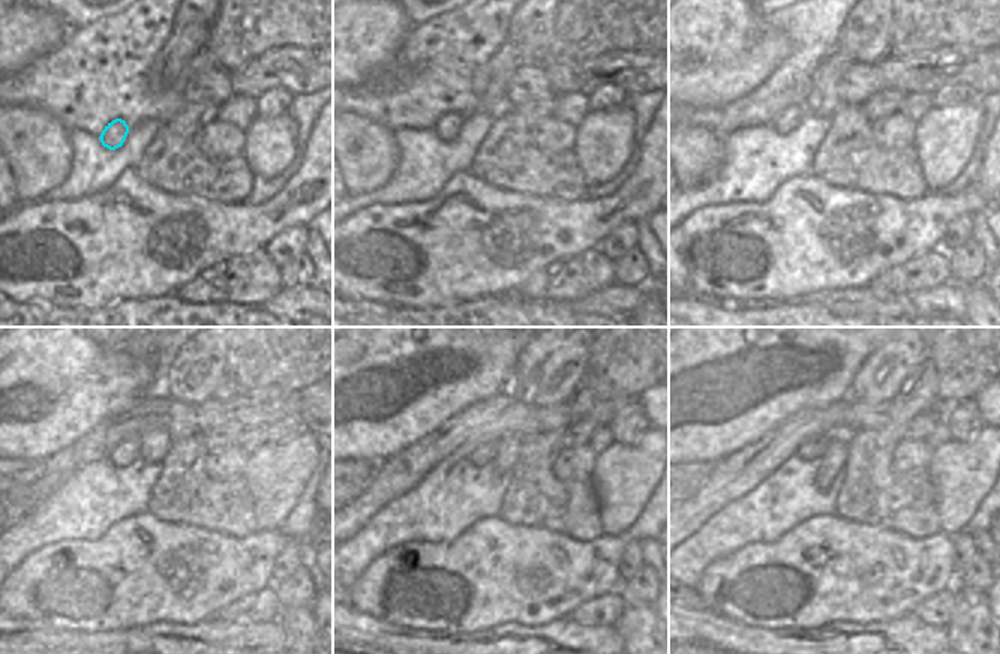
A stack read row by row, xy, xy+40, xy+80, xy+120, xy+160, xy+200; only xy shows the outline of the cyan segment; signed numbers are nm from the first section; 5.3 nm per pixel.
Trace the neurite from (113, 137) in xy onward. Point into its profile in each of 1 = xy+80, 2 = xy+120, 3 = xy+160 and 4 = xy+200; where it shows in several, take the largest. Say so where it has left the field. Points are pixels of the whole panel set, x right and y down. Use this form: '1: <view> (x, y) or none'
1: xy+80 (789, 119)
2: xy+120 (126, 452)
3: xy+160 (464, 452)
4: xy+200 (813, 449)

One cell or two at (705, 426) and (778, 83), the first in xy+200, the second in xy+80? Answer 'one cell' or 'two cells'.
two cells

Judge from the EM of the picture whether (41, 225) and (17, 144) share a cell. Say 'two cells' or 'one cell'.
two cells

